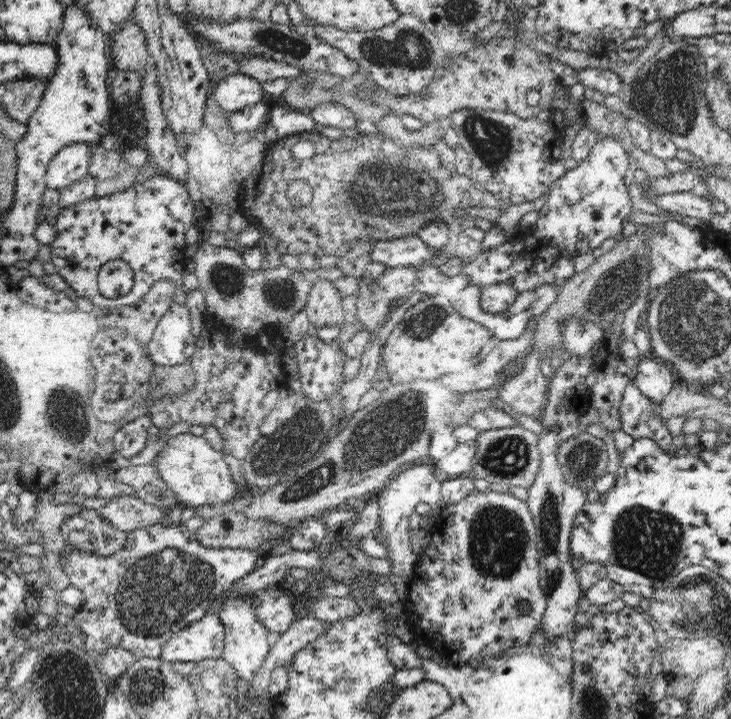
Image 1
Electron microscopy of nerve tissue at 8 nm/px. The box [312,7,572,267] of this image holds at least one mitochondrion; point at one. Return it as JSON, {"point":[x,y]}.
{"point":[415,197]}

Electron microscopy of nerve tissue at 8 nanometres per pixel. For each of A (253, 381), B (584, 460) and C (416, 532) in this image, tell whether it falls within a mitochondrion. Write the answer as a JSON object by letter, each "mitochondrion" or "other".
{"A":"other","B":"mitochondrion","C":"other"}

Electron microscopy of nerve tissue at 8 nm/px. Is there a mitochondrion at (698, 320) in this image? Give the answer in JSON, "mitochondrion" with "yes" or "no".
{"mitochondrion":"yes"}

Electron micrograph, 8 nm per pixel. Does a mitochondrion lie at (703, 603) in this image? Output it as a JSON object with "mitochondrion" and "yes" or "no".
{"mitochondrion":"yes"}

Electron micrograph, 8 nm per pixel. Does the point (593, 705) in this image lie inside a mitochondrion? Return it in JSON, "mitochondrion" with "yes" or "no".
{"mitochondrion":"yes"}

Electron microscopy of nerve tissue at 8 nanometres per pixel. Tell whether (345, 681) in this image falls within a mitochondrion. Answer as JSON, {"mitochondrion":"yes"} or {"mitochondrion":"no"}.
{"mitochondrion":"yes"}

